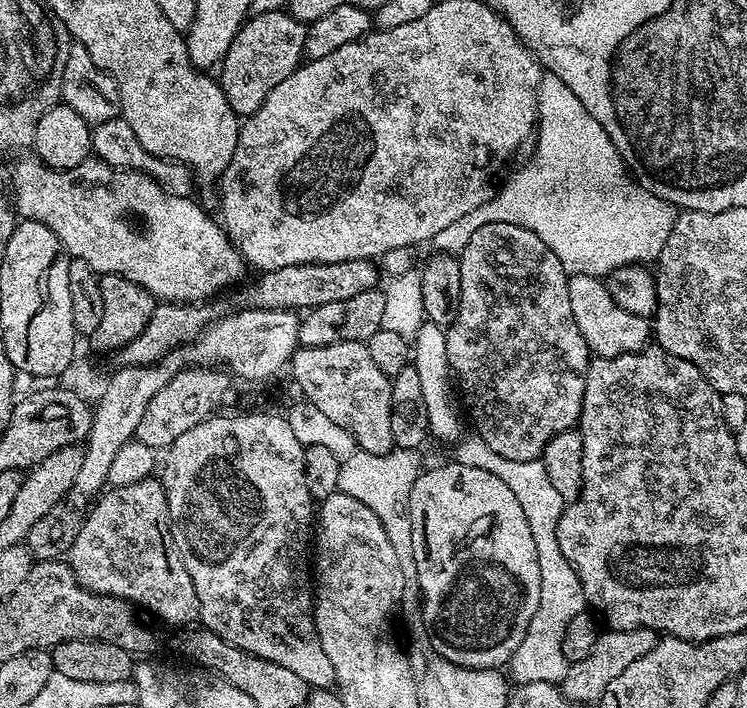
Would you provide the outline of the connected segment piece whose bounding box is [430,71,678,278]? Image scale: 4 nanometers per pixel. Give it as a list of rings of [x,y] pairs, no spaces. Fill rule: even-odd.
[[[545,71],[538,82],[536,118],[536,149],[532,157],[501,188],[499,185],[498,191],[485,204],[478,206],[478,210],[470,210],[470,214],[458,218],[458,222],[446,226],[446,230],[441,230],[430,241],[431,247],[441,252],[458,254],[470,242],[470,234],[474,234],[474,230],[490,222],[510,222],[538,234],[538,238],[542,238],[542,242],[546,242],[546,246],[558,254],[558,262],[562,262],[566,271],[574,276],[590,274],[607,278],[616,269],[628,264],[647,265],[648,260],[659,261],[662,246],[666,246],[666,238],[670,238],[670,230],[674,230],[678,215],[676,205],[658,198],[637,183],[628,165],[618,154],[614,142],[610,142],[610,134],[606,134],[594,114],[590,114],[590,110],[578,102],[574,90],[570,90],[562,78],[549,71]]]

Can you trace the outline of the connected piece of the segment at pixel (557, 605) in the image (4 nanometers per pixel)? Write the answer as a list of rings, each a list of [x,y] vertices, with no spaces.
[[[475,434],[467,436],[455,445],[455,463],[478,466],[480,470],[502,478],[502,482],[510,486],[514,498],[518,498],[518,506],[522,506],[522,514],[526,514],[530,534],[534,534],[534,550],[538,550],[538,570],[542,574],[538,610],[534,610],[534,618],[530,618],[530,626],[522,642],[518,642],[518,650],[514,650],[512,655],[511,679],[516,679],[517,685],[530,682],[559,685],[566,678],[569,666],[566,654],[562,654],[562,638],[566,634],[566,625],[586,608],[582,582],[578,578],[576,568],[564,557],[558,546],[558,518],[563,514],[566,502],[562,494],[558,494],[558,489],[550,483],[543,459],[514,462],[514,458],[502,458],[502,454],[494,454],[494,450],[486,446],[482,437]]]

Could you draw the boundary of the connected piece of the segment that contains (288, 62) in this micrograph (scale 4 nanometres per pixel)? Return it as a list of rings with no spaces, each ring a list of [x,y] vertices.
[[[287,10],[257,12],[249,15],[244,25],[238,30],[238,34],[234,34],[234,42],[230,42],[230,50],[225,54],[218,68],[220,89],[222,94],[226,94],[226,102],[230,102],[230,106],[236,111],[237,116],[247,118],[254,115],[258,106],[262,106],[262,102],[266,102],[266,94],[270,94],[270,90],[274,90],[274,86],[278,86],[278,82],[282,82],[284,79],[290,78],[290,74],[294,74],[294,70],[300,67],[305,59],[307,36],[306,24],[295,20]]]

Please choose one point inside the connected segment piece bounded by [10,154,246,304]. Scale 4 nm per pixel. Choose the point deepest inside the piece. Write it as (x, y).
(122, 223)

